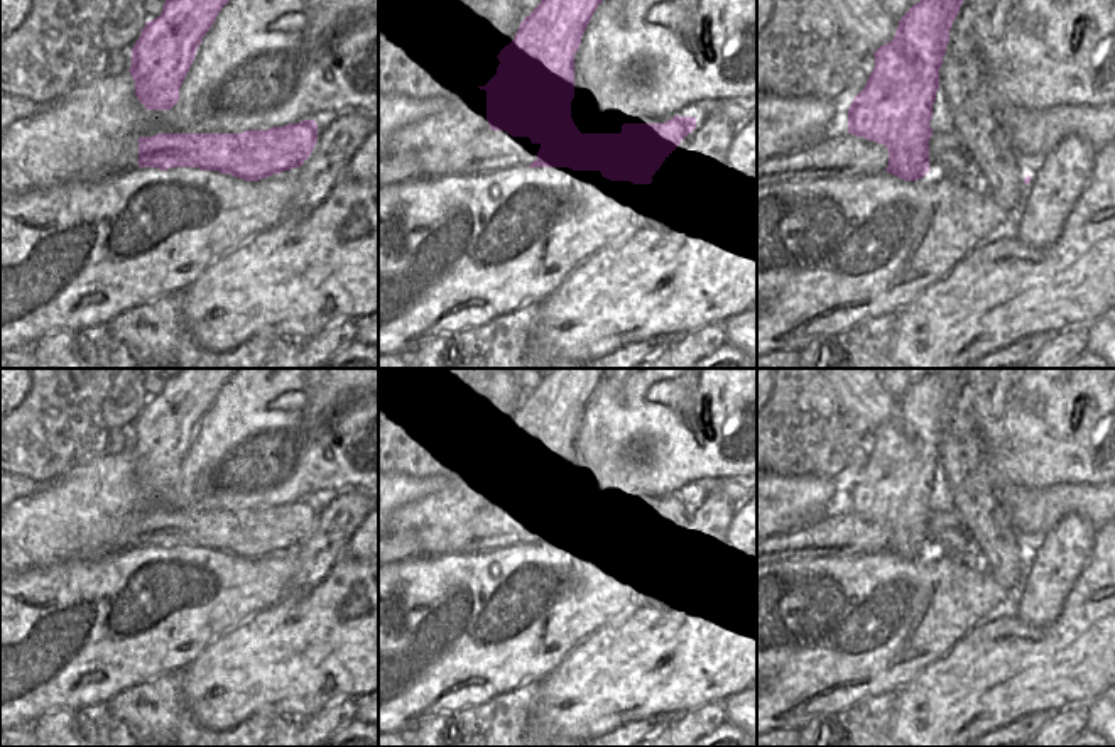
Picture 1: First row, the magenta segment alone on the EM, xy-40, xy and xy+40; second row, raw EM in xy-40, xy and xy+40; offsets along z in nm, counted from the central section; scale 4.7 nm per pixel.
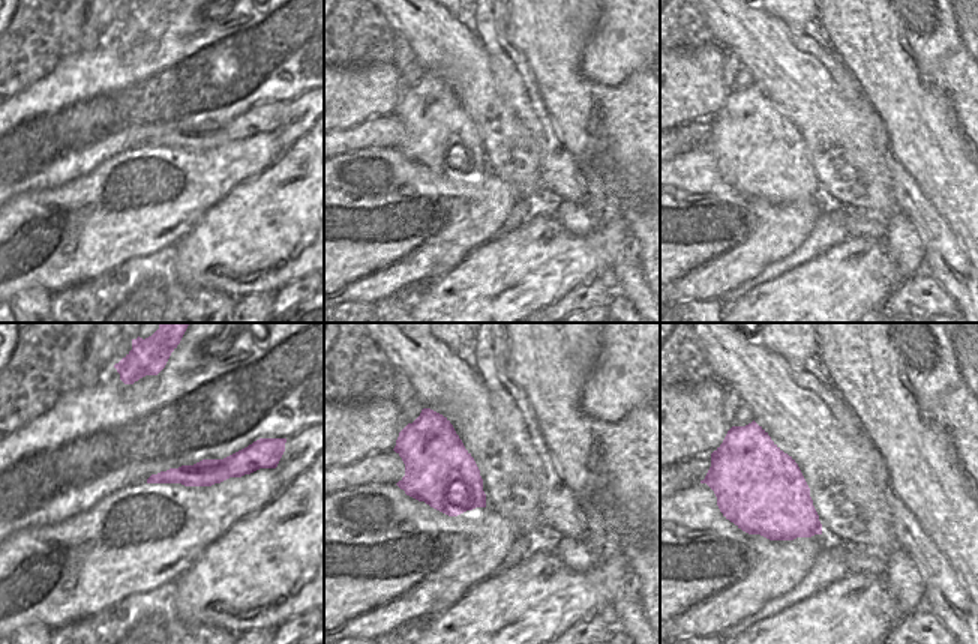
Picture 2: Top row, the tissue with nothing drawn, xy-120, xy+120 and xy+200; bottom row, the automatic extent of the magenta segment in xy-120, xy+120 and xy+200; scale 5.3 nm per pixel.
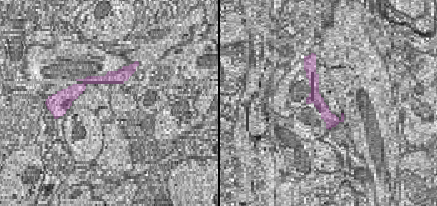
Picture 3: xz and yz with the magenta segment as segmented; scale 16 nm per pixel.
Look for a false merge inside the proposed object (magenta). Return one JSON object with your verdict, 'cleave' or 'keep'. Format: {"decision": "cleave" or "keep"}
{"decision": "cleave"}

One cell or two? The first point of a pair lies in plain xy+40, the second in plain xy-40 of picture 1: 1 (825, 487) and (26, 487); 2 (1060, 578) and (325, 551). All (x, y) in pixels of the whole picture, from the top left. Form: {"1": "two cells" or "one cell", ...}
{"1": "one cell", "2": "one cell"}

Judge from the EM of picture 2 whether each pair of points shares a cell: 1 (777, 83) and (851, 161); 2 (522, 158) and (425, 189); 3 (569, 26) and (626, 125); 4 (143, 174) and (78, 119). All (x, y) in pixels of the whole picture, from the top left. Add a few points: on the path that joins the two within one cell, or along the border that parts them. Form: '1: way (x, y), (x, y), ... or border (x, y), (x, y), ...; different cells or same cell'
1: way (797, 99), (839, 141); same cell
2: border (486, 170), (516, 191); different cells
3: way (569, 51), (569, 72), (594, 98), (602, 99); same cell
4: border (146, 146), (125, 149), (107, 158), (89, 173); different cells

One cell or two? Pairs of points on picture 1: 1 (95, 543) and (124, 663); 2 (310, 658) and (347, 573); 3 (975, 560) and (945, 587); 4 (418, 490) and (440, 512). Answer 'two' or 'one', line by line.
1: two
2: one
3: two
4: two

